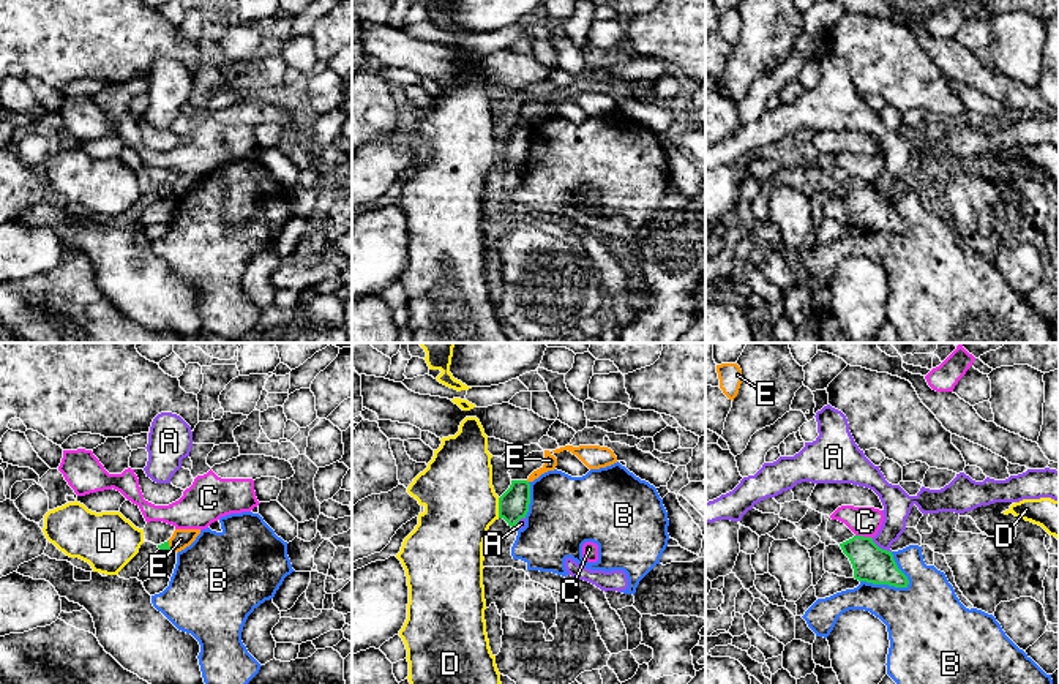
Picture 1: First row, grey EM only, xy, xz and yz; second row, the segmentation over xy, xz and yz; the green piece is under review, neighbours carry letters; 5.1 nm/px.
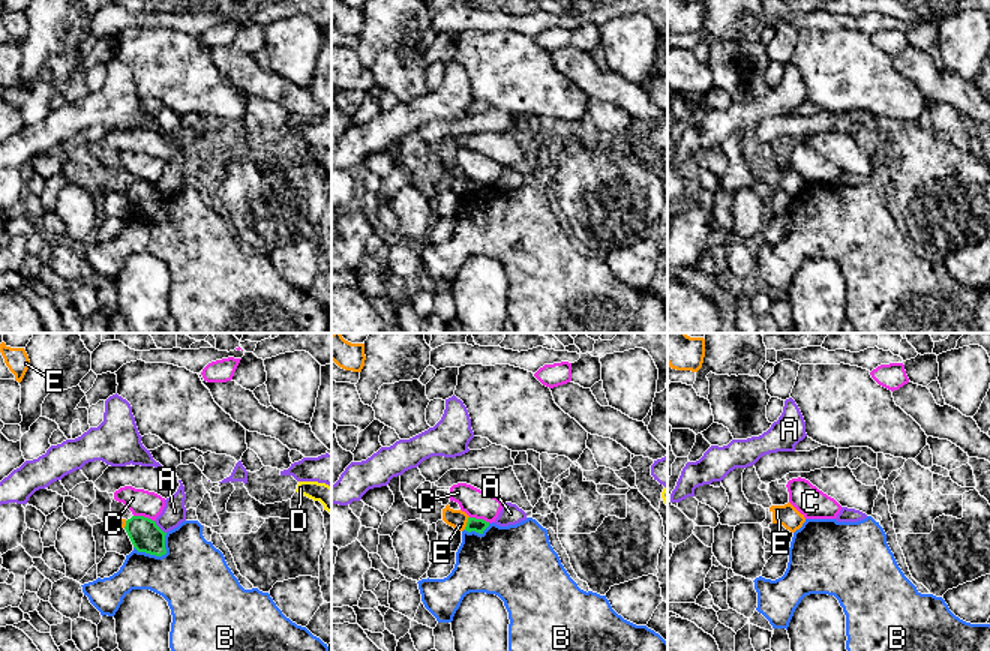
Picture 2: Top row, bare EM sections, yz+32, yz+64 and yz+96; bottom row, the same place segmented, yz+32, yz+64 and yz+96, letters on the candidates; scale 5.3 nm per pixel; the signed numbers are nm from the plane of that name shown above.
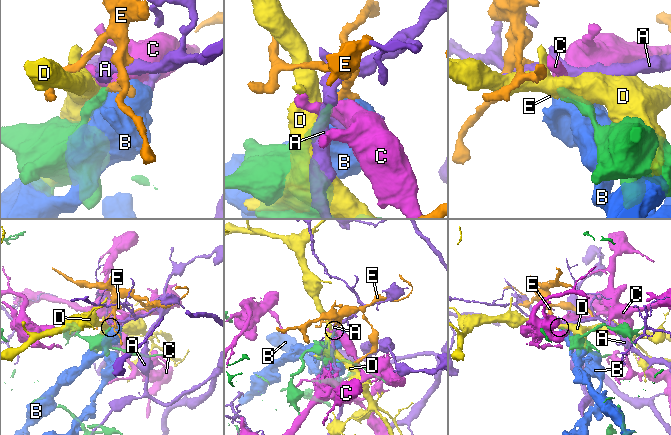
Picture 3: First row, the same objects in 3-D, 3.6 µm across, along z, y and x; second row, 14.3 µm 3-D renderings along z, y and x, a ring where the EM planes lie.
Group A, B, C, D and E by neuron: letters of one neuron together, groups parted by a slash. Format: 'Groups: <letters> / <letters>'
Groups: A / B / C / D / E

